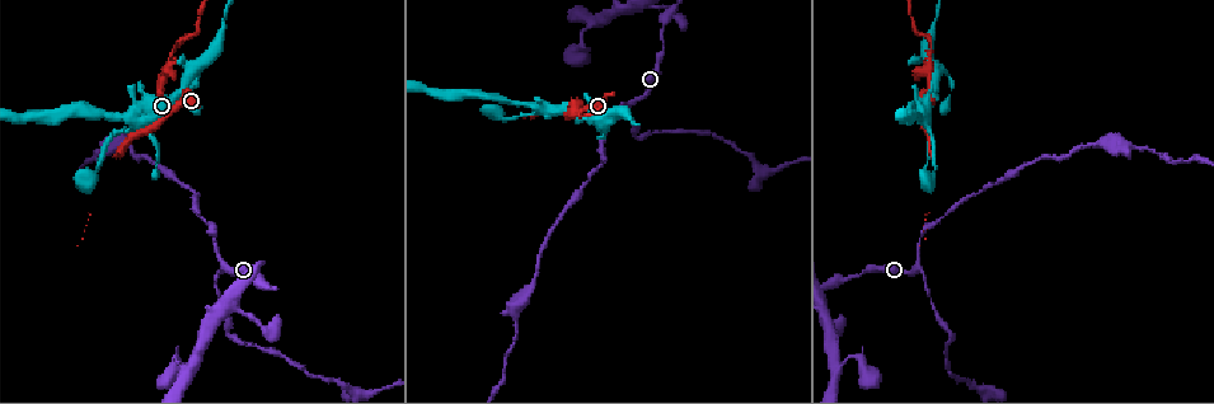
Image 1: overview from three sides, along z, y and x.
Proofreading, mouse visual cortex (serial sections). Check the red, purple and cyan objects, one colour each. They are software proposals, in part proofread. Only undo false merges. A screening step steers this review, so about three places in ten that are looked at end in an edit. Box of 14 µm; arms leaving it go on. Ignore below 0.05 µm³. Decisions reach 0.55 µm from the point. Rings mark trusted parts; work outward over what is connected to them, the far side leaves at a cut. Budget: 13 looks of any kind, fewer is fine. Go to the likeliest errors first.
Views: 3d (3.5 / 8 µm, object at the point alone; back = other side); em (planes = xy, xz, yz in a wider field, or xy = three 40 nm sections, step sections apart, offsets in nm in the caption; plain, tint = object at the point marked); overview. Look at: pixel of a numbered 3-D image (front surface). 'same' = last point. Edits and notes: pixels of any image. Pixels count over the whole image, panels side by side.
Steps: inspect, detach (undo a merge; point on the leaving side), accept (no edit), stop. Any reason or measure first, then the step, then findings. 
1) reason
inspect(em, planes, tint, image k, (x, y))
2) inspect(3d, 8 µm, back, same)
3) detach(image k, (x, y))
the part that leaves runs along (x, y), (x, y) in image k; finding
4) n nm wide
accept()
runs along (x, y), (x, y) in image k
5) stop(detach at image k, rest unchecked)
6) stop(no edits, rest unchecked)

abrupt turn
inspect(3d, 3.5 µm, image 1, (219, 272))

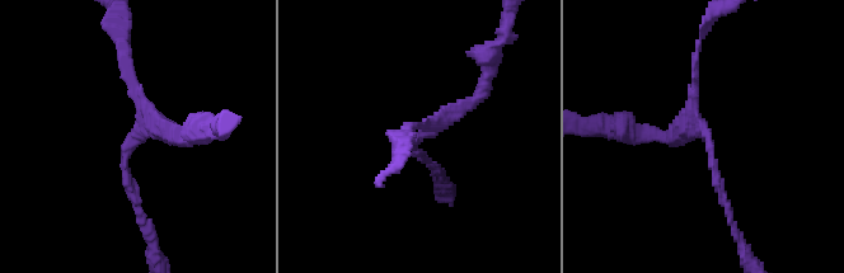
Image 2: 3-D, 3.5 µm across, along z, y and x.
need the tissue
inspect(em, xy, step 1, tint, image 2, (135, 137))

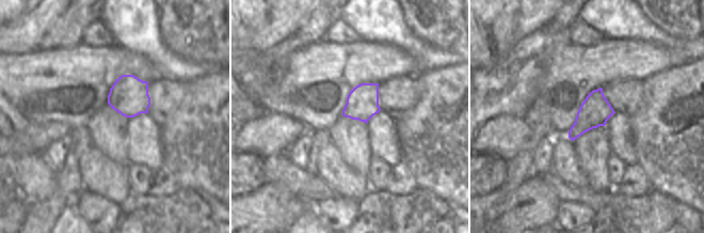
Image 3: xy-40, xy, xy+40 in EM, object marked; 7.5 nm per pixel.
240 nm wide
accept()
runs along (661, 135), (707, 139), (728, 212) in image 2; continuous, no second cell

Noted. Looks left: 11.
inspect(3d, 3.5 µm, image 1, (568, 112))

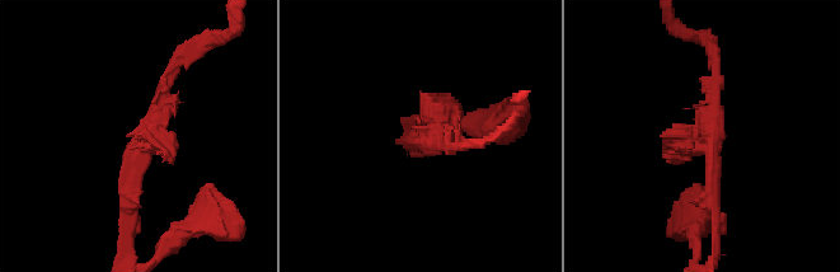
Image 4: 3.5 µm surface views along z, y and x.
need the tissue
inspect(em, planes, tint, image 4, (711, 152))

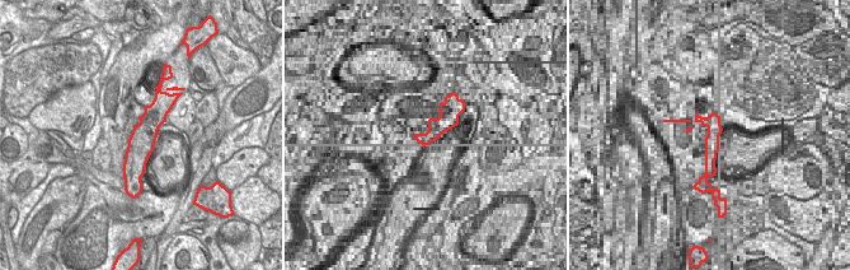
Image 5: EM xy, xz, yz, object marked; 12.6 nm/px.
inspect(em, xy, step 5, tint, same)

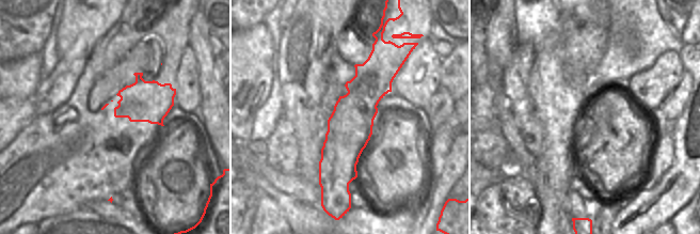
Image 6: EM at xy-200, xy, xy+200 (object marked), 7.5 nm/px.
accept()
runs along (125, 235), (164, 79) in image 4; continuous, no second cell

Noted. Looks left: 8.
inspect(3d, 3.5 µm, image 1, (517, 324))

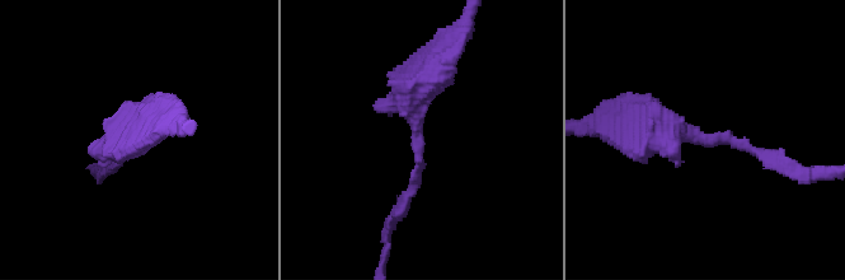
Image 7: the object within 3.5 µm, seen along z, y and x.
inspect(em, xy, step 3, tint, image 7, (699, 137))

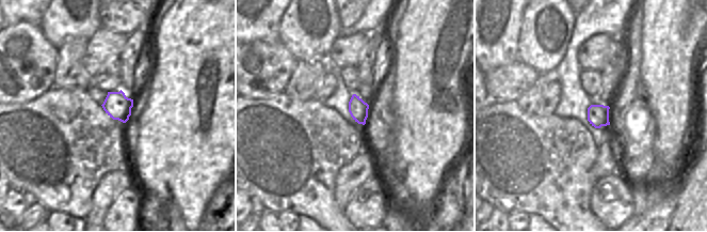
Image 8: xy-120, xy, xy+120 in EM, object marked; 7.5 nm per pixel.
140 nm wide
accept()
runs along (624, 125), (728, 138), (774, 160) in image 7; all the same cell

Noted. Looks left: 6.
touches itself
inspect(3d, 3.5 µm, image 1, (131, 127))

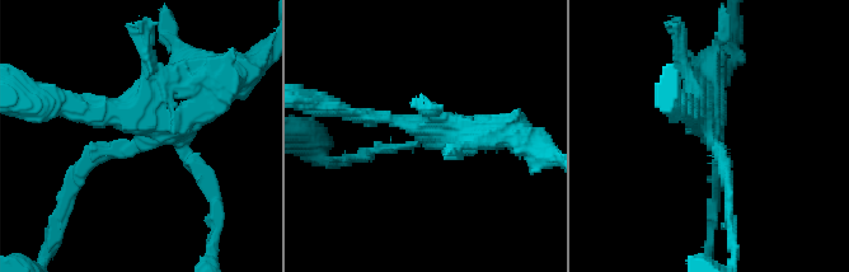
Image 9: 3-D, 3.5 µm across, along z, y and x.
need the tissue
inspect(em, xy, step 1, tint, image 9, (709, 135))

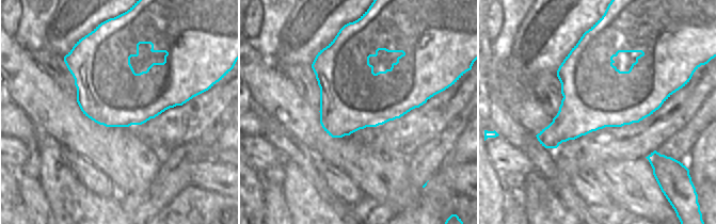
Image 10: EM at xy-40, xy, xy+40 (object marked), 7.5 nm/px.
500 nm wide
accept()
runs along (209, 93), (184, 120), (98, 151), (75, 183) in image 9; continuous, no second cell

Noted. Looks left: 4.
a narrow waist
inspect(em, xy, step 2, tint, image 1, (659, 132))

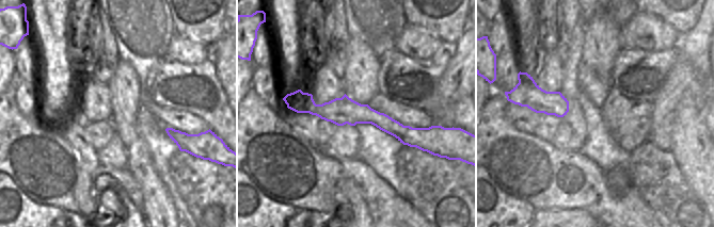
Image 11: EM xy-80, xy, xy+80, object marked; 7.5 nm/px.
inspect(3d, 3.5 µm, same)

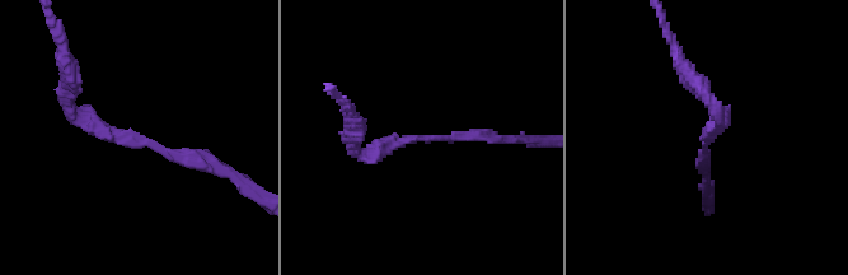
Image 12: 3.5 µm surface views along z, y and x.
arms of 150, 200 nm
accept()
runs along (287, 99), (425, 131) in image 11; all the same cell

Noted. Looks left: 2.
stop(no edits, rest unchecked)

